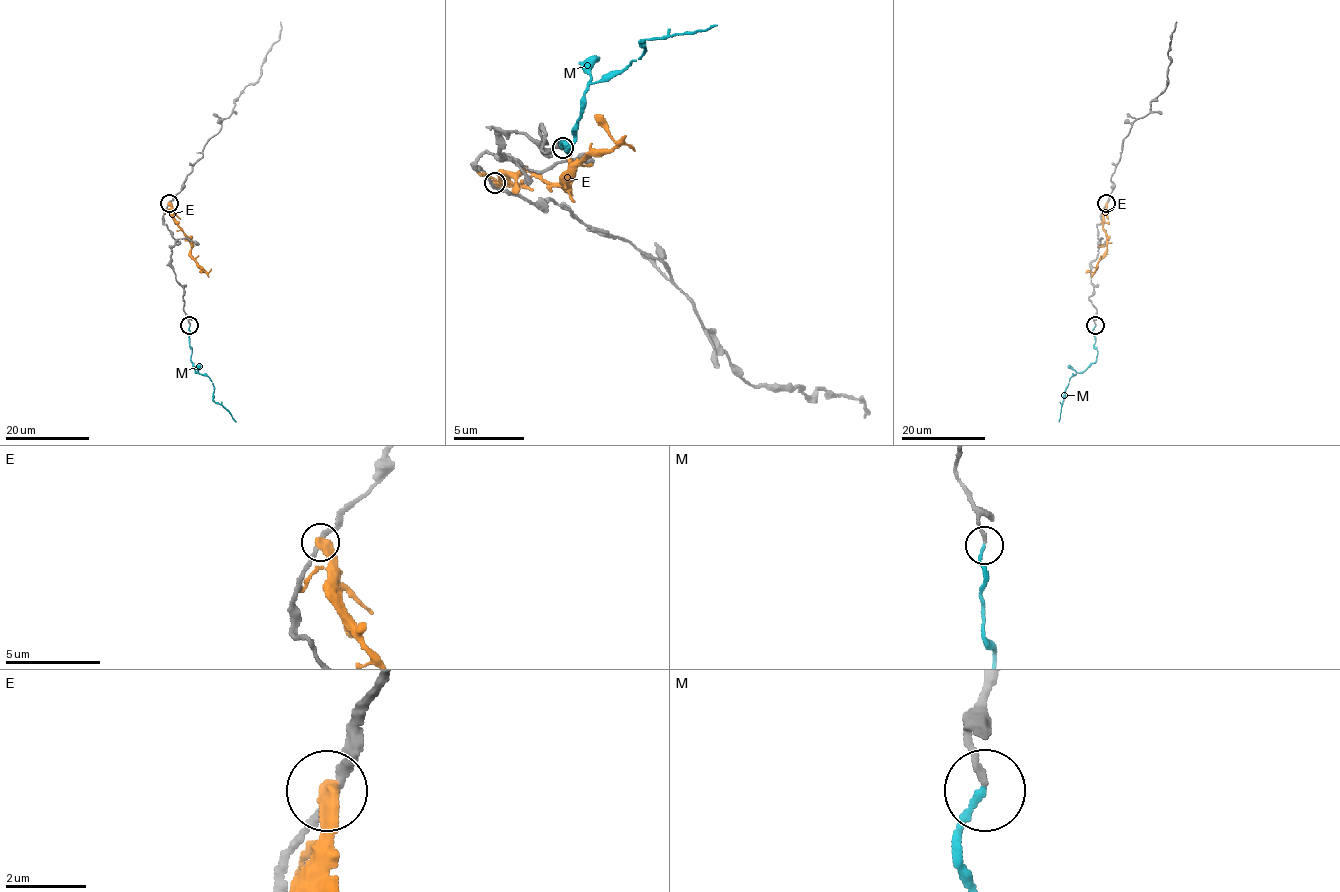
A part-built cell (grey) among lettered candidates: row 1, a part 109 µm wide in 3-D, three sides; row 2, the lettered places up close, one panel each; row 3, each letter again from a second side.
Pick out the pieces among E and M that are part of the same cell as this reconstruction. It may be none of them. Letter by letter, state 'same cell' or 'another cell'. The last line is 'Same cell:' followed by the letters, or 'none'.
E: another cell
M: same cell
Same cell: M

